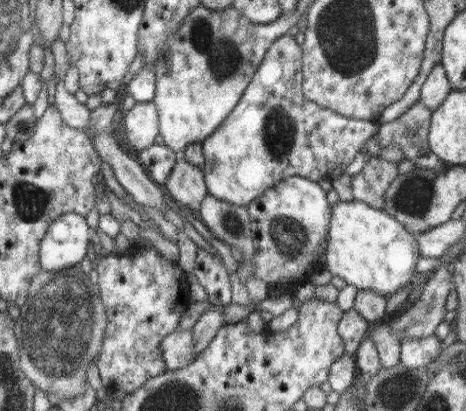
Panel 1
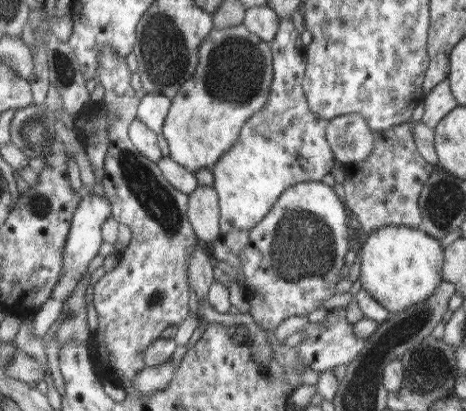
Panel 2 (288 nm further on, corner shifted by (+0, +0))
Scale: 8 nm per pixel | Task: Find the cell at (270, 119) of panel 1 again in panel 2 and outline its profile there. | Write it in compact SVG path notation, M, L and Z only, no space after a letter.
M281 18L279 32L277 36L269 42L271 52L273 52L273 78L271 78L271 92L267 98L267 104L255 112L243 126L237 142L221 156L219 162L215 162L213 168L213 188L219 194L219 224L221 232L231 232L233 228L253 228L257 222L261 222L271 210L277 198L289 188L295 186L297 182L321 182L325 174L337 164L335 152L327 140L327 126L329 120L315 114L309 108L309 102L303 94L301 82L305 74L305 46L299 38L299 32L291 24L291 20Z

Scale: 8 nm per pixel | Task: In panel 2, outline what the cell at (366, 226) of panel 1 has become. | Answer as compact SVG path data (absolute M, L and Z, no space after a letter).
M381 226L367 232L367 240L357 252L359 262L359 284L373 300L377 300L385 310L403 312L413 304L429 298L439 286L441 266L445 254L439 240L427 232L411 226Z

